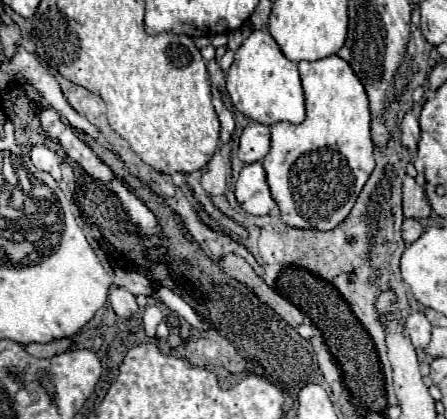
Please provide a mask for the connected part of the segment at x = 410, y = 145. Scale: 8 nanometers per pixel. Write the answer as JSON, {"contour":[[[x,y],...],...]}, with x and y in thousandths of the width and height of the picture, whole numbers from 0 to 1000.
{"contour":[[[911,267],[902,291],[897,291],[897,339],[915,363],[933,363],[937,348],[937,329],[942,329],[942,310],[937,310],[937,291],[924,277],[924,267]]]}

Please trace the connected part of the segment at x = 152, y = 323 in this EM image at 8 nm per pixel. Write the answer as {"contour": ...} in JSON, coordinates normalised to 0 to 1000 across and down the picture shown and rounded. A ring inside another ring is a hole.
{"contour":[[[333,726],[333,730],[324,730],[324,740],[320,740],[320,778],[324,778],[324,792],[329,792],[329,802],[347,802],[347,783],[351,783],[351,773],[365,764],[365,745],[347,730],[347,726]]]}

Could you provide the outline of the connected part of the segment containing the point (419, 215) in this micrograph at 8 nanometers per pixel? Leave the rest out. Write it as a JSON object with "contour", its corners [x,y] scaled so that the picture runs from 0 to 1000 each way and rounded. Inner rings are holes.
{"contour":[[[902,425],[902,511],[906,520],[951,525],[964,511],[964,487],[951,468],[951,453],[919,425]]]}

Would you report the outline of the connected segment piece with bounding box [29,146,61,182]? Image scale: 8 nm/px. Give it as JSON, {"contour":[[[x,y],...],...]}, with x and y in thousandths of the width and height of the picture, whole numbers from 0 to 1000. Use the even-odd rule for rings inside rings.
{"contour":[[[74,348],[69,363],[65,363],[65,372],[69,372],[69,387],[74,387],[87,406],[110,411],[128,434],[136,430],[132,372],[128,372],[114,353],[105,353],[105,348]]]}

